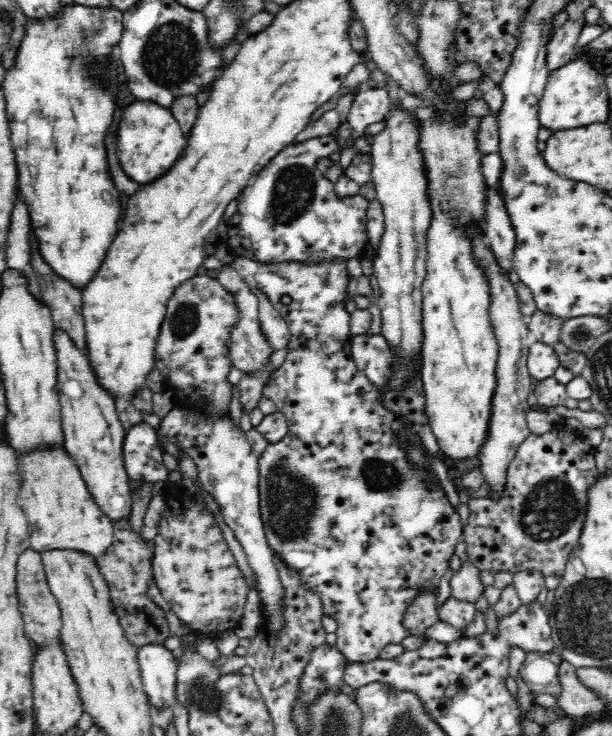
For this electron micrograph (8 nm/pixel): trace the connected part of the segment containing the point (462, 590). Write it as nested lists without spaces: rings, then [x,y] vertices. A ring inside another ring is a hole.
[[[466,558],[460,566],[460,570],[450,578],[451,595],[462,600],[476,602],[484,592],[479,573],[481,571]]]

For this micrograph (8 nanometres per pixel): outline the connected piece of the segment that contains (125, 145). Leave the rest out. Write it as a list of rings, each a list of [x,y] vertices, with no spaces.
[[[134,100],[124,110],[124,118],[118,124],[116,156],[126,176],[130,176],[134,182],[152,182],[160,178],[178,160],[184,148],[186,136],[176,118],[164,105],[152,100]]]

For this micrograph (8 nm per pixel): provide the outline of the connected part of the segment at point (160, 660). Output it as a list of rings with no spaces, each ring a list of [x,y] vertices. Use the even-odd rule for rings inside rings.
[[[150,643],[138,649],[142,684],[149,703],[158,707],[173,706],[176,702],[176,672],[179,667],[175,652],[162,643]]]

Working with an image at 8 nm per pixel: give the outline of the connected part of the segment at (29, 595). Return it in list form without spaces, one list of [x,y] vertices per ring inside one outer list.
[[[32,547],[25,548],[23,551],[20,552],[20,556],[16,560],[15,583],[19,611],[23,616],[26,636],[32,640],[34,646],[46,645],[54,640],[60,640],[61,612],[46,584],[41,553]]]

